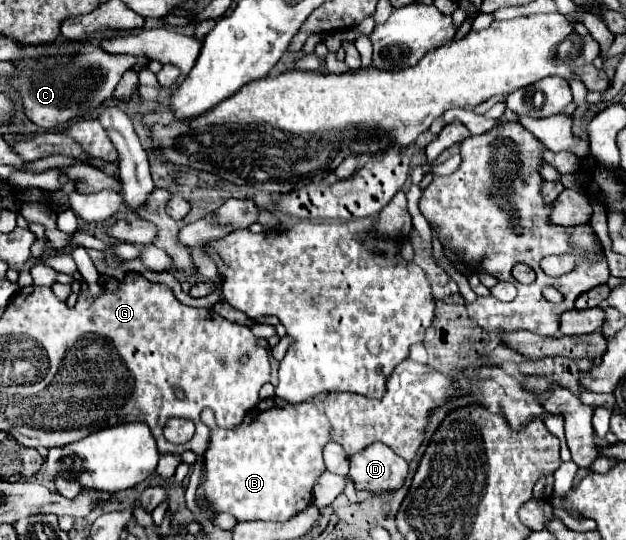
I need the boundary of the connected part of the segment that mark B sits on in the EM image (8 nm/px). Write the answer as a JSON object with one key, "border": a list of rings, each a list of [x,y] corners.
{"border":[[[267,398],[261,400],[247,416],[245,420],[231,430],[225,428],[213,428],[213,413],[204,409],[201,413],[201,422],[211,429],[209,448],[203,454],[205,456],[205,478],[199,484],[199,490],[203,494],[205,506],[215,512],[229,512],[237,518],[237,522],[247,520],[269,520],[269,522],[285,522],[293,516],[297,516],[301,510],[305,510],[313,502],[313,486],[317,478],[325,472],[323,464],[323,448],[329,438],[329,420],[313,402],[301,402],[301,404],[289,404],[281,398]]]}

